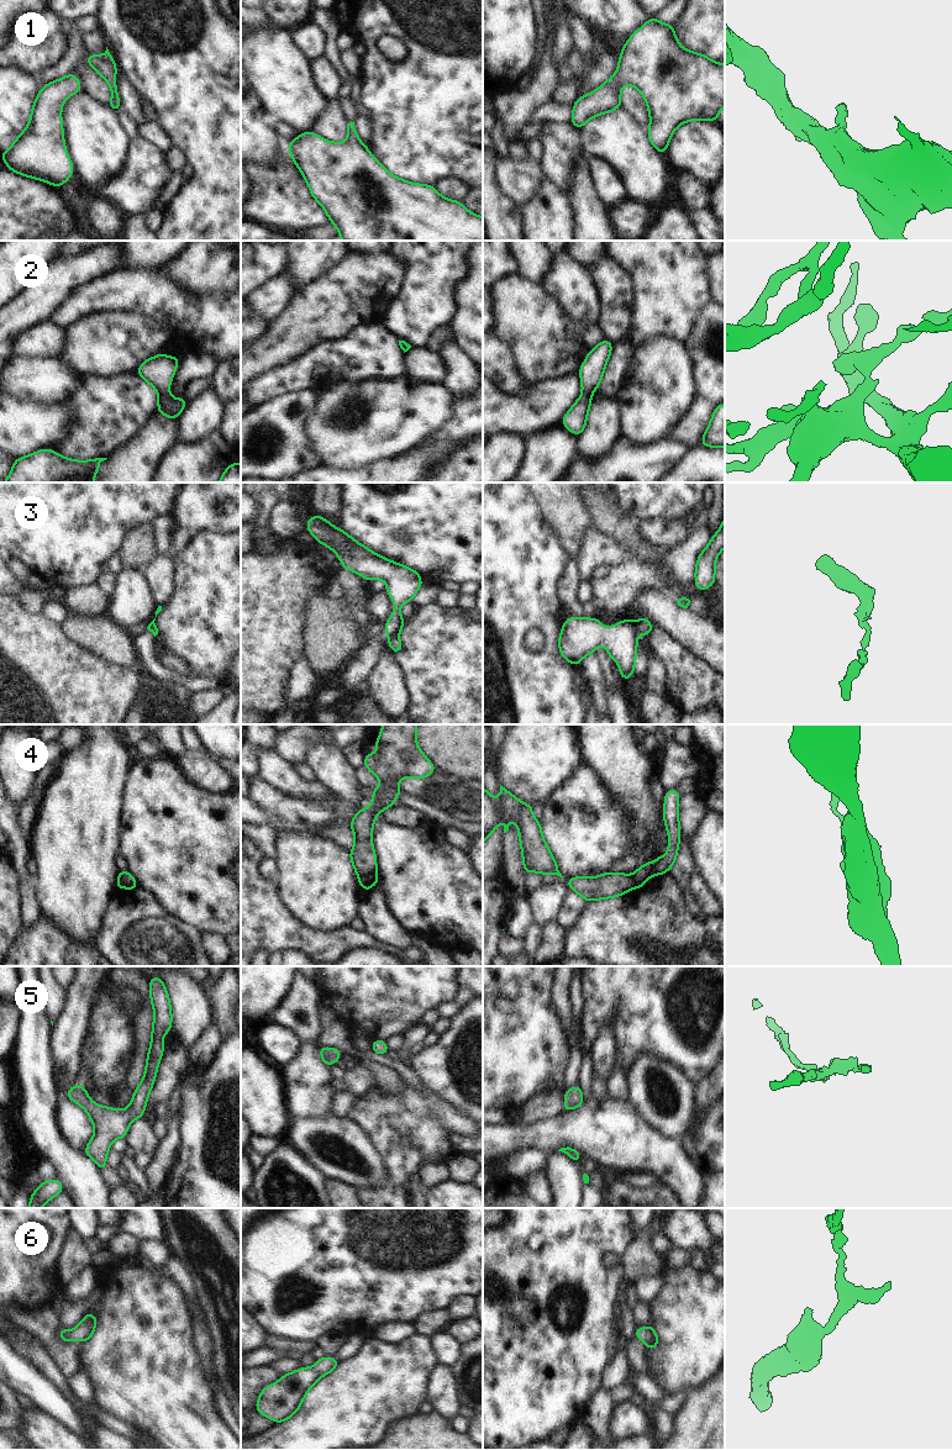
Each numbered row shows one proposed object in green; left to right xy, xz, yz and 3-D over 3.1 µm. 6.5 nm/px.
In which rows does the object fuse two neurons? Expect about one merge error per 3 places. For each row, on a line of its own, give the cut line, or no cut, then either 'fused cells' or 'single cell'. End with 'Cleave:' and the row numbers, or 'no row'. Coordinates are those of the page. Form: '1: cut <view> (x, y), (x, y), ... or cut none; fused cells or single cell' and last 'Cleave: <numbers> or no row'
1: cut none; single cell
2: cut none; single cell
3: cut yz (636, 622), (638, 632); fused cells
4: cut xz (374, 870), (359, 876); fused cells
5: cut none; single cell
6: cut none; single cell
Cleave: 3, 4

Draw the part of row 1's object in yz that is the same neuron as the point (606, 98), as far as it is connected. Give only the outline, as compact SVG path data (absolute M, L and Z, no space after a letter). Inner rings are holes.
M649 17L627 39L619 57L616 73L596 90L575 101L570 123L582 130L590 118L621 107L620 89L625 84L637 88L643 95L651 118L647 135L662 154L666 154L678 126L695 120L716 122L725 106L725 64L683 48L677 41L674 25L662 23L654 17Z

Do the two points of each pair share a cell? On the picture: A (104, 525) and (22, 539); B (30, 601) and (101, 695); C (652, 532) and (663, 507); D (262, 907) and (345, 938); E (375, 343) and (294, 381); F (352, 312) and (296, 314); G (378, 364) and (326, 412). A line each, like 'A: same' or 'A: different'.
A: same
B: different
C: different
D: same
E: same
F: same
G: different

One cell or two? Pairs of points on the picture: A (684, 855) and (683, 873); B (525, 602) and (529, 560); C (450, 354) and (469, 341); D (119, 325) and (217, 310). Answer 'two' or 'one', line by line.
A: one
B: one
C: two
D: two

